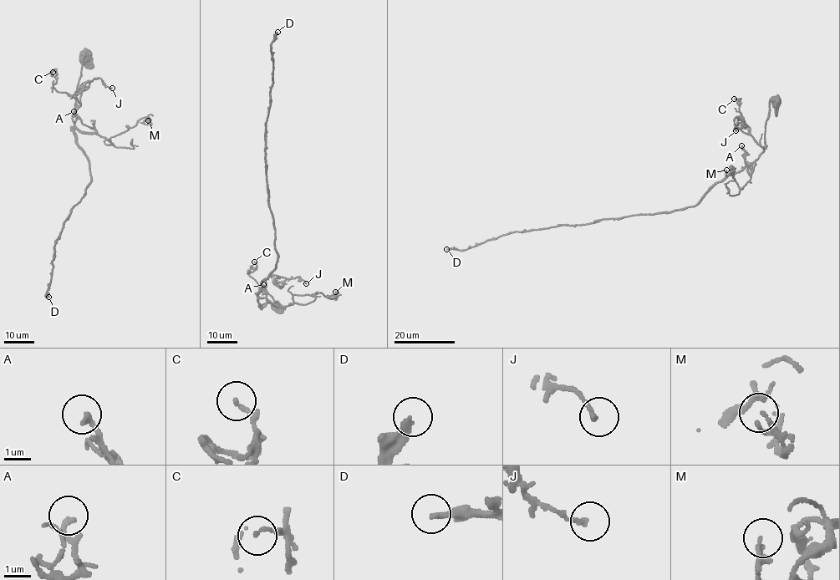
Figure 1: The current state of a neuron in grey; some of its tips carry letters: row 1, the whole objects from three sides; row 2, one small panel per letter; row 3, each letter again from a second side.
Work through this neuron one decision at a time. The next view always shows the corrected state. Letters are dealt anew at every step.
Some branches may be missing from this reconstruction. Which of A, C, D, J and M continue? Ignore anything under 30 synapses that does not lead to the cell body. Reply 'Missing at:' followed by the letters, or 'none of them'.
Missing at: D

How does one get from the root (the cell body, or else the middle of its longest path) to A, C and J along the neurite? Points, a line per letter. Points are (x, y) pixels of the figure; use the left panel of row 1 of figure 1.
A: (84, 56), (81, 57), (74, 124), (81, 131), (95, 131), (82, 123), (73, 111)
C: (84, 56), (81, 57), (82, 69), (75, 103), (79, 106), (78, 99), (53, 88), (56, 73), (53, 72)
J: (84, 56), (81, 57), (82, 69), (75, 104), (80, 104), (73, 95), (90, 80), (100, 78), (112, 88)

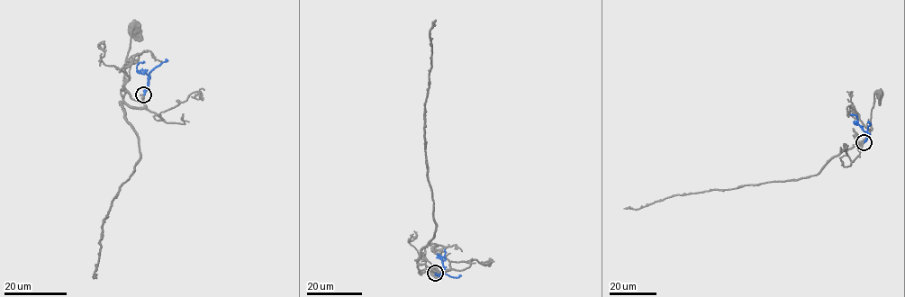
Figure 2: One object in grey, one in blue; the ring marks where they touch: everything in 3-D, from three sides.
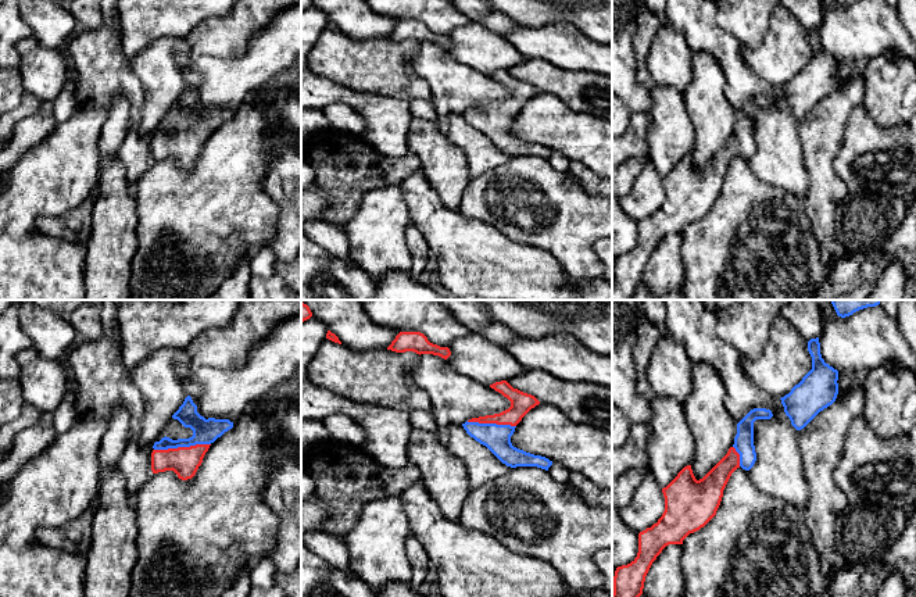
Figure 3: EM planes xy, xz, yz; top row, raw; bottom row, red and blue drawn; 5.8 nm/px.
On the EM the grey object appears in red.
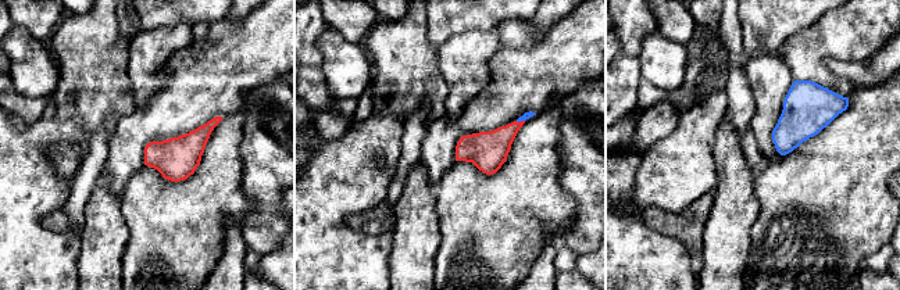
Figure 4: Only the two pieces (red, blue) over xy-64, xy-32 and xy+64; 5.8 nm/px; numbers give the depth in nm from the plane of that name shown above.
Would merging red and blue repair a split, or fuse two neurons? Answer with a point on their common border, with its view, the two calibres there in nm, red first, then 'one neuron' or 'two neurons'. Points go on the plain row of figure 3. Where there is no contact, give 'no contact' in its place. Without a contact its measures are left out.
contact xy (182, 136); calibres 170 and 140 nm; one neuron

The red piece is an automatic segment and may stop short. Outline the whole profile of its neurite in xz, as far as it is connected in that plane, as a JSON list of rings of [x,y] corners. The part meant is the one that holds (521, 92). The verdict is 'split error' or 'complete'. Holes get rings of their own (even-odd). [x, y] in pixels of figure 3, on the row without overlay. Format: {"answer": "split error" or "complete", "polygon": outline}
{"answer": "split error", "polygon": [[[507,69],[495,71],[490,76],[507,86],[511,96],[500,103],[466,110],[462,112],[466,122],[486,135],[507,155],[537,155],[548,160],[552,150],[519,139],[511,132],[516,114],[540,90],[532,83],[514,78]]]}

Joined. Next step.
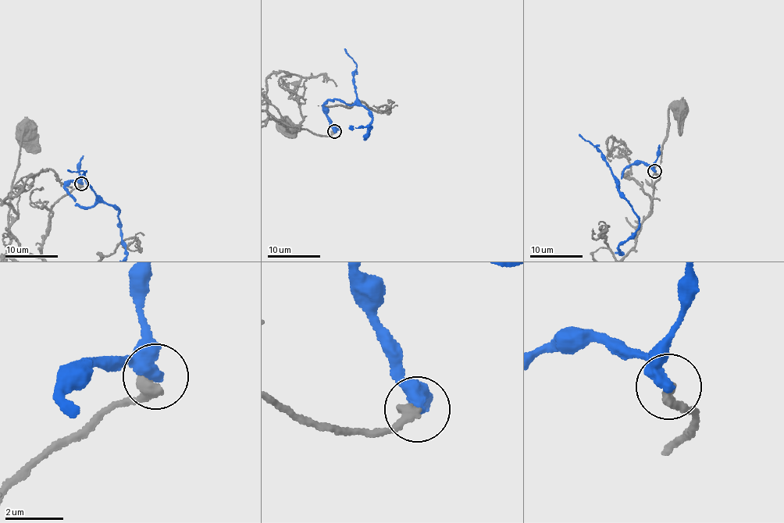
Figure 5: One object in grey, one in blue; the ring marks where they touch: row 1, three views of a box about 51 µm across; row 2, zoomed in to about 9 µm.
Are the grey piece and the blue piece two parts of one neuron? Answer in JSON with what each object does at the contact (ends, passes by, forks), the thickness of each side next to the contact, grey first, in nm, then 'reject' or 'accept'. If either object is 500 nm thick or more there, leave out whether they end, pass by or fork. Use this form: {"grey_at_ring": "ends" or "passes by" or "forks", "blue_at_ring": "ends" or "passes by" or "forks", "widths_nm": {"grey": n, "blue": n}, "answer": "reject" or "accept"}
{"grey_at_ring": "ends", "blue_at_ring": "ends", "widths_nm": {"grey": 400, "blue": 480}, "answer": "accept"}

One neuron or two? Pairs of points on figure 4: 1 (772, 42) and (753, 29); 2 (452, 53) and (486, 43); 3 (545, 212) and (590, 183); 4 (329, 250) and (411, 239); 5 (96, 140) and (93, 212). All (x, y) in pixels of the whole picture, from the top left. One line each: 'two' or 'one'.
1: one
2: one
3: two
4: two
5: two

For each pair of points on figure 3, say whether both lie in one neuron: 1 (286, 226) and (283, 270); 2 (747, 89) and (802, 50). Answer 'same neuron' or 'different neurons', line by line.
1: different neurons
2: different neurons

